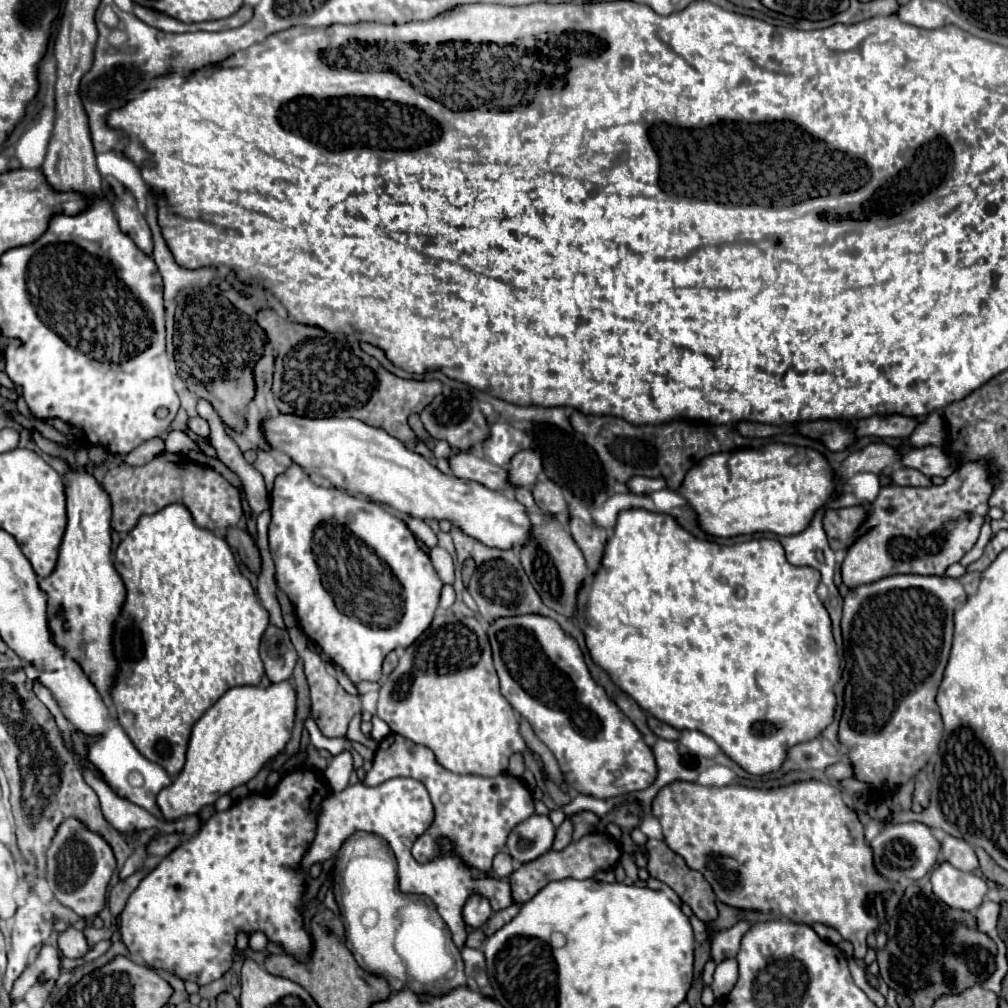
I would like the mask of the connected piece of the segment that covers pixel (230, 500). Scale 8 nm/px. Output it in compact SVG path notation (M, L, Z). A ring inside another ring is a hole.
M167 451L157 455L143 467L127 467L127 465L111 467L103 477L101 485L111 497L113 529L119 535L127 535L137 525L141 515L157 513L171 503L179 503L187 507L193 521L199 527L209 531L237 525L243 515L239 491L229 481L225 481L223 475L219 475L215 469L207 465L193 463L183 455L175 455Z

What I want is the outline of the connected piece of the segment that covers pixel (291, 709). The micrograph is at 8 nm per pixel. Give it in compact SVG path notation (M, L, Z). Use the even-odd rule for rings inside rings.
M289 681L283 683L271 683L269 687L233 687L229 689L211 709L205 711L205 715L195 723L189 749L187 749L187 763L183 771L175 777L175 781L165 787L157 795L157 807L161 811L161 817L165 821L175 821L181 815L195 815L203 807L213 805L221 795L233 791L239 785L245 785L249 779L257 775L257 771L279 751L285 749L287 741L291 739L295 719L295 689L289 685Z

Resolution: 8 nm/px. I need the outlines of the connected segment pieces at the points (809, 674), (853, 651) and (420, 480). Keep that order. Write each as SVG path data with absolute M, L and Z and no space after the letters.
M629 509L619 513L613 537L607 541L601 567L593 573L591 585L587 579L587 587L579 591L579 603L583 597L583 615L587 619L587 647L595 663L599 663L613 679L617 687L621 687L627 695L631 695L639 707L653 717L669 723L671 727L695 729L709 735L721 751L731 757L739 767L743 767L751 775L767 775L779 771L783 761L787 759L787 751L793 745L807 743L807 739L815 739L819 731L823 731L835 719L837 697L833 693L833 685L837 683L839 671L839 651L833 639L833 621L829 617L827 607L817 595L819 571L813 567L795 567L785 559L785 551L777 539L751 539L737 545L717 545L713 541L701 541L681 529L673 517L651 513L645 509Z
M891 575L883 577L879 581L867 583L867 585L857 585L851 587L849 593L845 595L845 605L843 605L843 619L841 619L841 629L843 629L843 641L845 641L845 653L847 653L847 669L843 673L845 679L845 711L839 721L839 739L849 747L849 759L855 769L855 777L861 781L867 781L871 785L885 785L885 789L899 787L907 783L919 769L923 769L929 761L929 757L937 751L941 733L943 733L943 721L939 715L939 709L935 705L935 695L937 687L943 679L943 669L947 665L947 657L951 651L951 637L953 637L953 611L959 603L965 601L965 589L957 579L951 577L937 577L937 575Z
M279 415L265 421L265 439L271 447L285 451L305 471L329 479L335 487L351 495L363 495L383 503L395 513L417 519L447 519L465 535L503 551L523 549L531 543L533 521L517 499L509 499L481 483L439 471L403 441L359 419L305 419L297 415Z

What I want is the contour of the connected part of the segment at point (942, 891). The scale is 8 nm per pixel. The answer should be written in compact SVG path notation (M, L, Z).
M939 863L937 869L931 871L931 883L933 893L945 901L949 907L963 909L963 911L977 911L977 907L983 903L989 887L983 877L975 873L965 873L951 863Z

